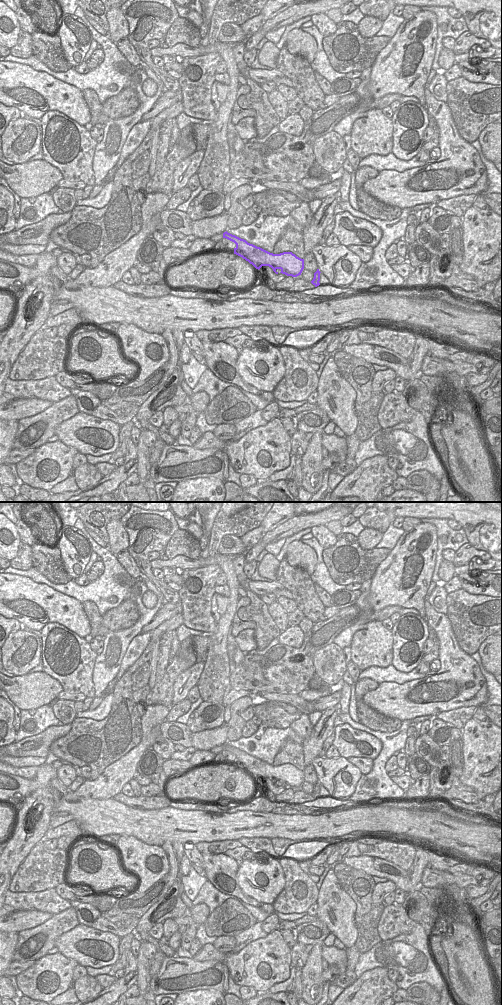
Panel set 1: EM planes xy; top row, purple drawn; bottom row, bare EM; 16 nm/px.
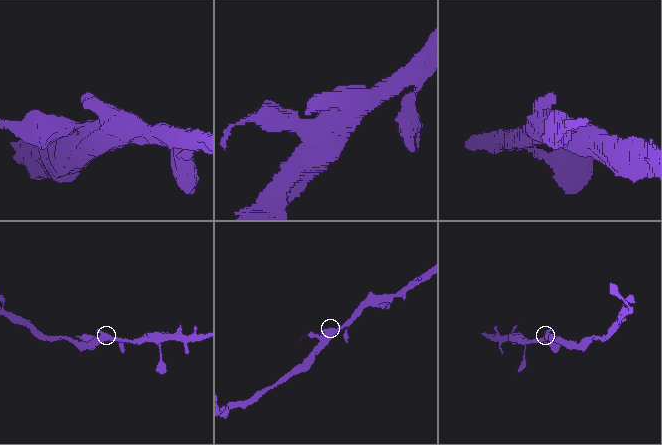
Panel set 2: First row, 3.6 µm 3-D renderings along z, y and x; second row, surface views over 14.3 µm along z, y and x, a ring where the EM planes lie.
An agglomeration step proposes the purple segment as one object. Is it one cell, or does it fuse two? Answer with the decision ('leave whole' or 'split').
leave whole

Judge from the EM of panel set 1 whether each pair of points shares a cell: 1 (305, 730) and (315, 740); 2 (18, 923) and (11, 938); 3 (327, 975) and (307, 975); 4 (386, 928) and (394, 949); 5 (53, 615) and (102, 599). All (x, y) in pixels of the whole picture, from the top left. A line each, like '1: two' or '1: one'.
1: two
2: two
3: two
4: two
5: two

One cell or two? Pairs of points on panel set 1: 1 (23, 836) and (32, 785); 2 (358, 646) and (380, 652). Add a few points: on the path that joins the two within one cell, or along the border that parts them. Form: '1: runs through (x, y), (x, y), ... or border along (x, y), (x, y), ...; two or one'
1: border along (43, 785), (25, 797); two
2: runs through (363, 646), (373, 646), (375, 648); one

